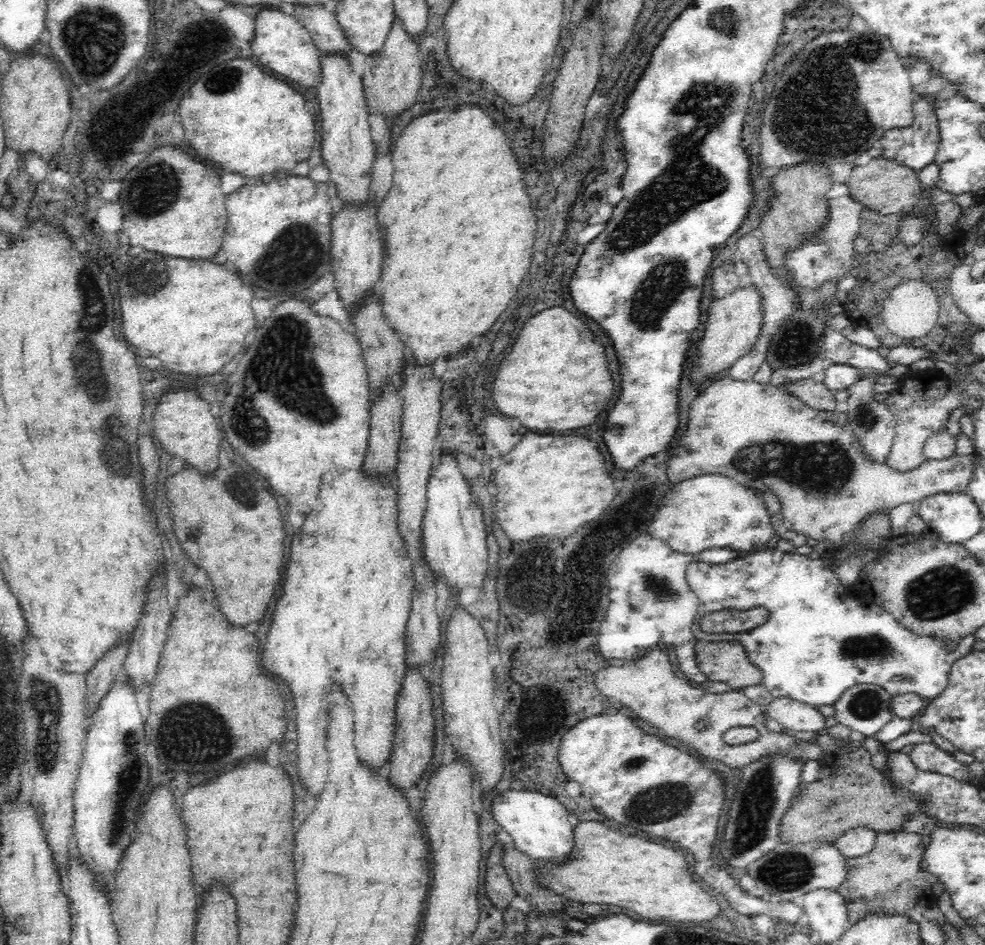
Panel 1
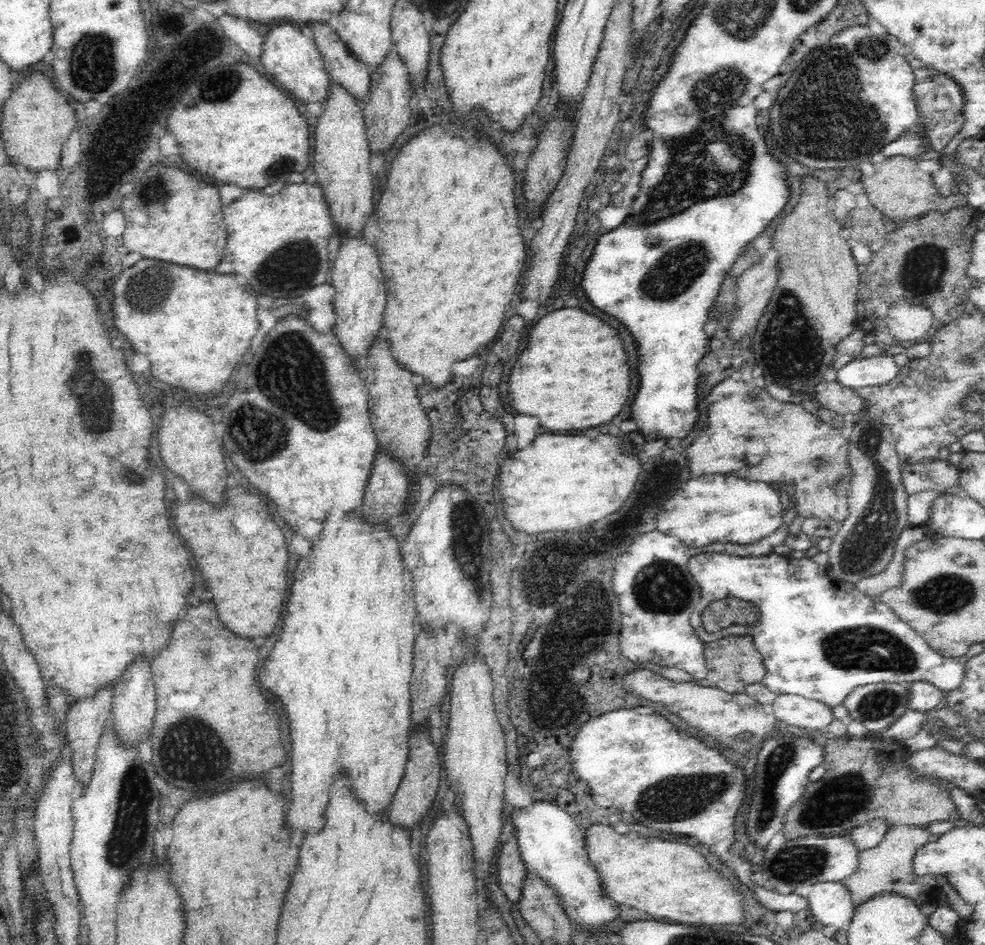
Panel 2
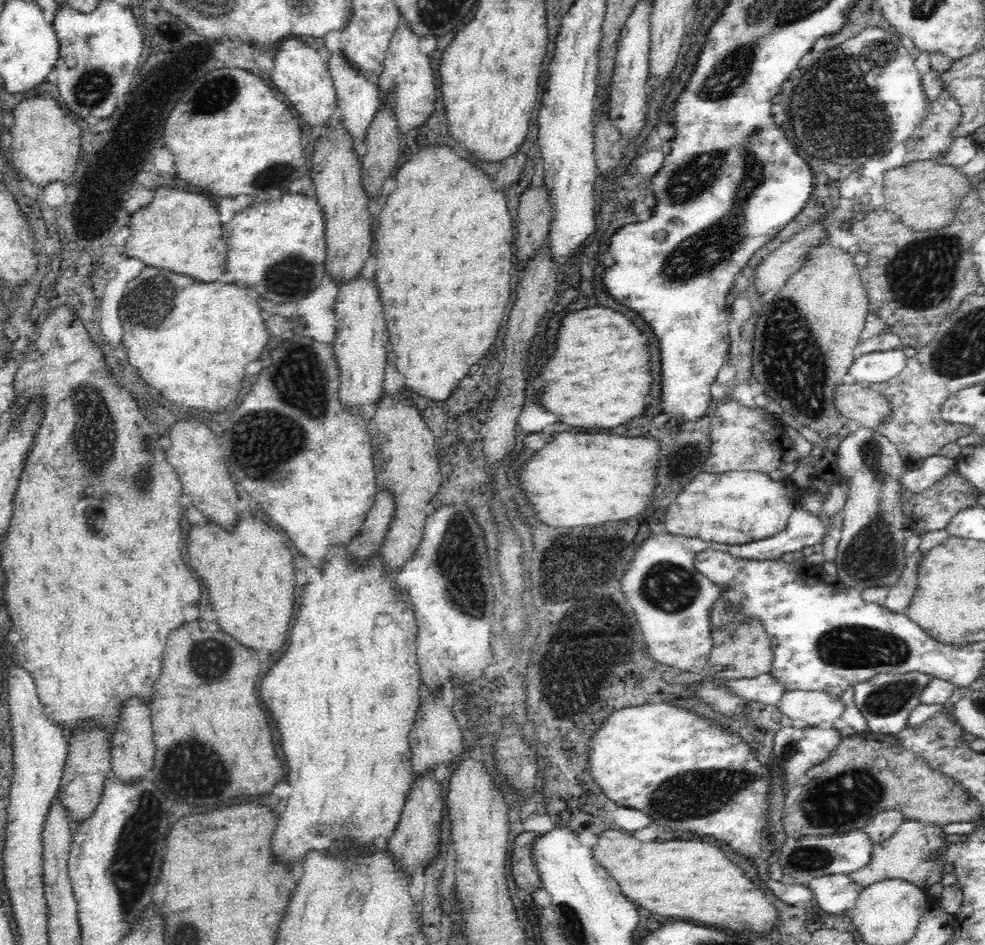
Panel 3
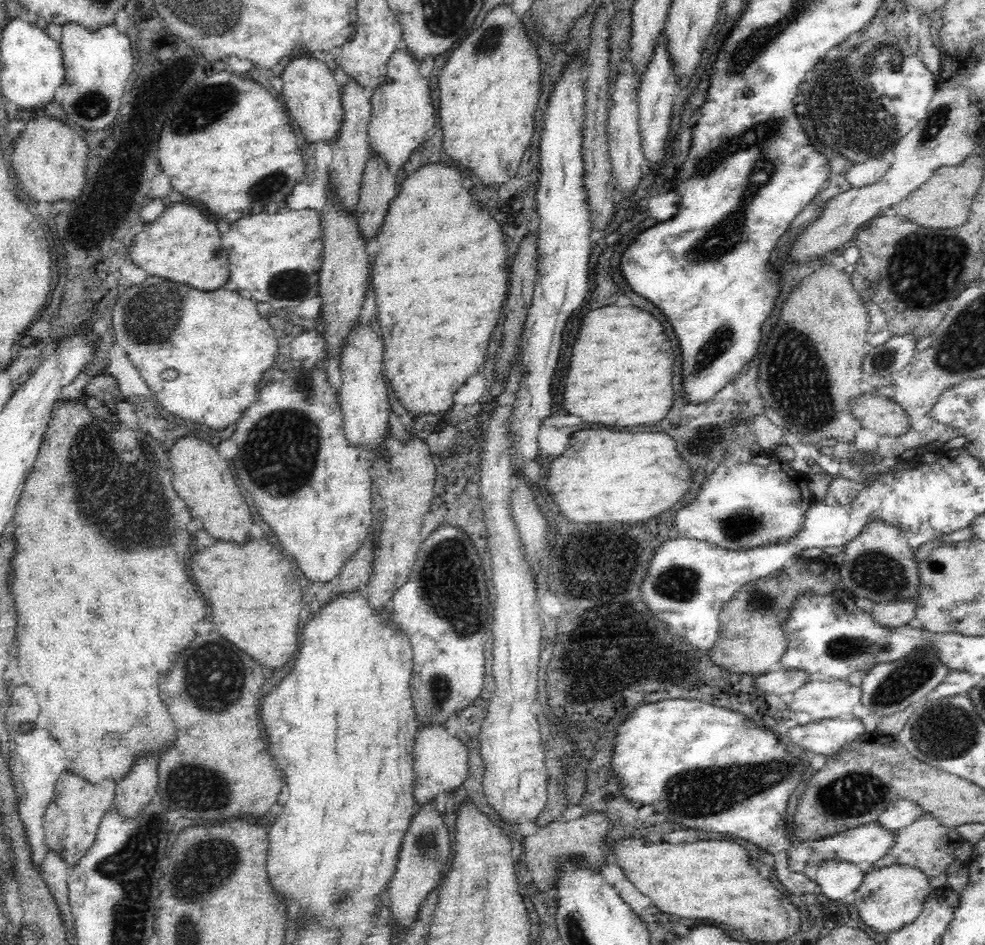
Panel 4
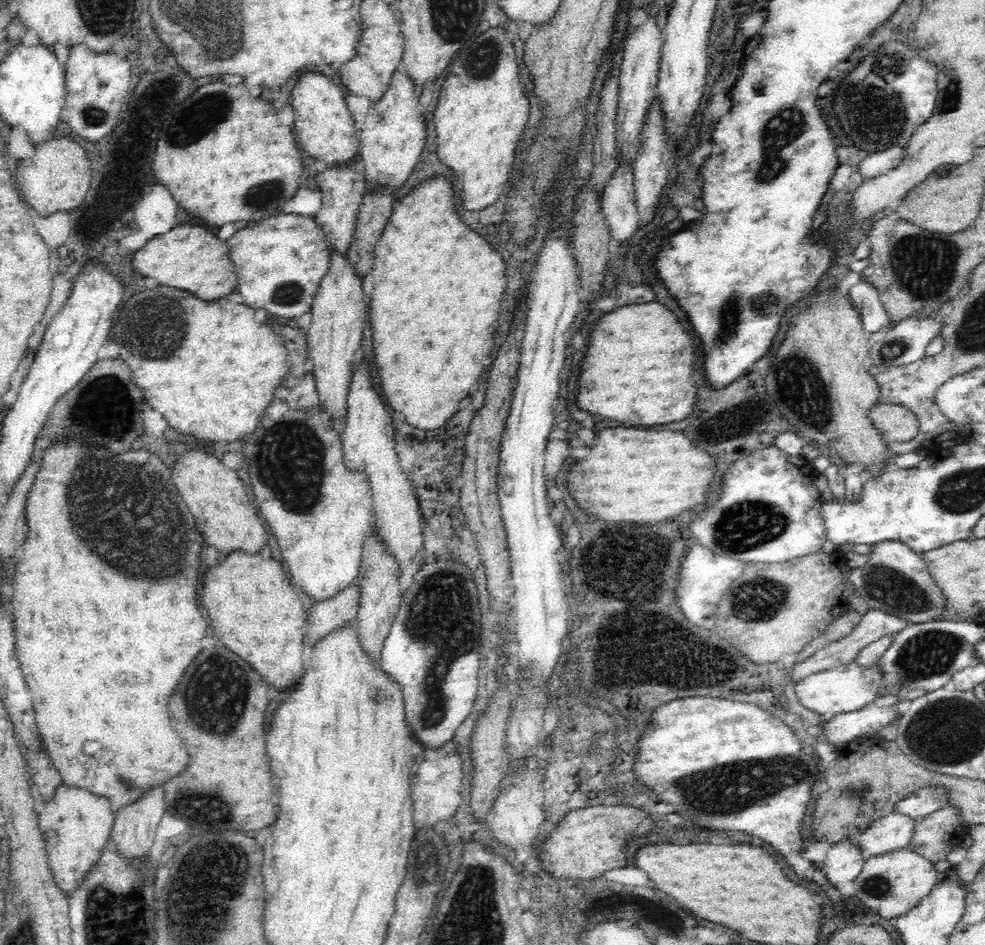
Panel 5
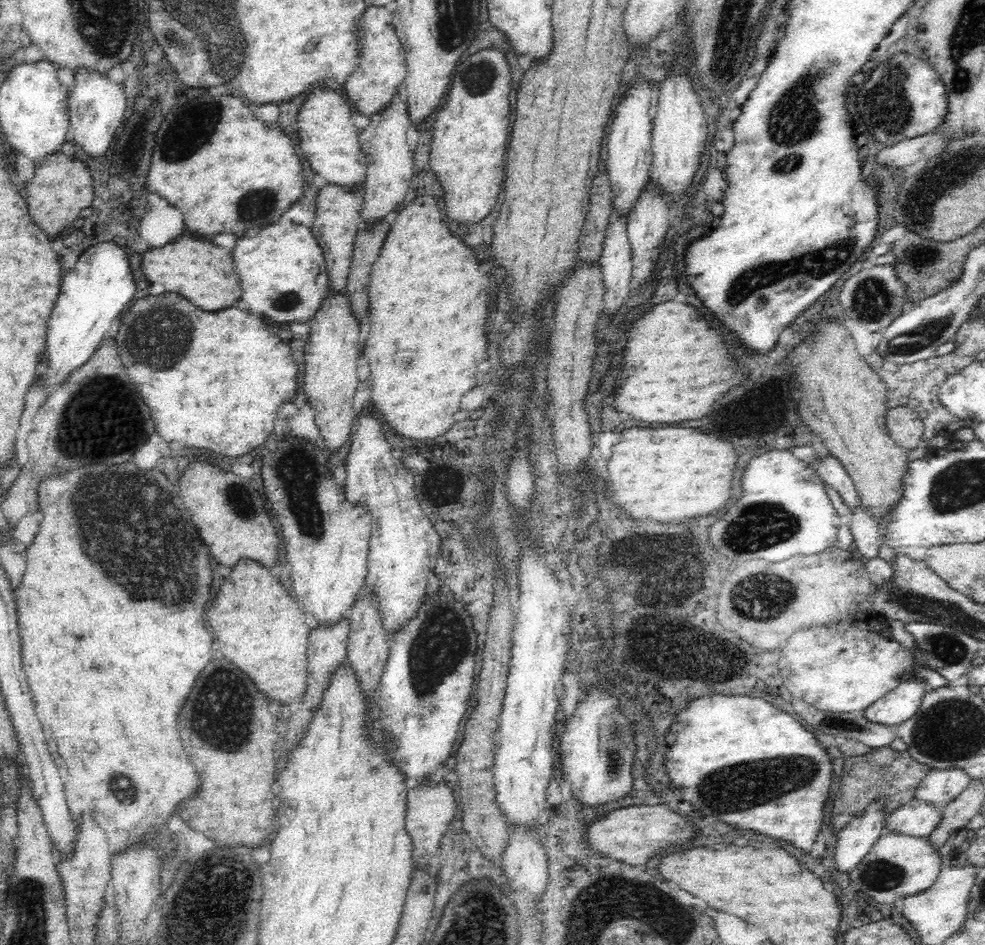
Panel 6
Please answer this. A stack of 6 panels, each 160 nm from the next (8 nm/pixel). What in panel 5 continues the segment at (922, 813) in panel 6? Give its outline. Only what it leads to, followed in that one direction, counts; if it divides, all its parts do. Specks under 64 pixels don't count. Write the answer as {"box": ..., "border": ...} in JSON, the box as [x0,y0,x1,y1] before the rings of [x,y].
{"box":[852,811,920,856],"border":[[[894,811],[872,822],[868,830],[852,839],[862,849],[868,850],[869,856],[880,854],[893,848],[910,845],[920,820],[918,817]]]}

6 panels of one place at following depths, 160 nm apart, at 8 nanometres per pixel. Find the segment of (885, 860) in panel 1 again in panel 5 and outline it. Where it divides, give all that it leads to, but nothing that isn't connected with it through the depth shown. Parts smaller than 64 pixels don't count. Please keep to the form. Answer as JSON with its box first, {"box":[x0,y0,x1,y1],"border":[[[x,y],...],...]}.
{"box":[910,803,968,863],"border":[[[948,803],[919,821],[910,845],[932,863],[942,862],[968,836],[968,825],[960,820],[960,807]]]}

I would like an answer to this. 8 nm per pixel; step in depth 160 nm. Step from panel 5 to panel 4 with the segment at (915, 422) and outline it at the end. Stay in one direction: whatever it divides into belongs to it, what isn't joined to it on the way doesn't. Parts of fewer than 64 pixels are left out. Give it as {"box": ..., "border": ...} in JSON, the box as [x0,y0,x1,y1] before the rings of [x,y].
{"box":[851,393,910,437],"border":[[[865,393],[851,402],[852,414],[855,414],[864,428],[878,432],[880,436],[902,437],[910,430],[910,417],[908,413],[894,401],[887,400],[875,393]]]}

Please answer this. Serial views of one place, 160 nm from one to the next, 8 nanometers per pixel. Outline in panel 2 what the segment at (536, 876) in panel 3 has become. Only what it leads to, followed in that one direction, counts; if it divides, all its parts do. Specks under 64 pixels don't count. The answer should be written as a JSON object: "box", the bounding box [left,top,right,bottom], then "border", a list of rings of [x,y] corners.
{"box":[497,833,529,903],"border":[[[515,833],[500,848],[497,858],[497,882],[500,890],[510,900],[516,903],[522,896],[524,882],[528,879],[529,870],[520,855],[518,835]]]}

